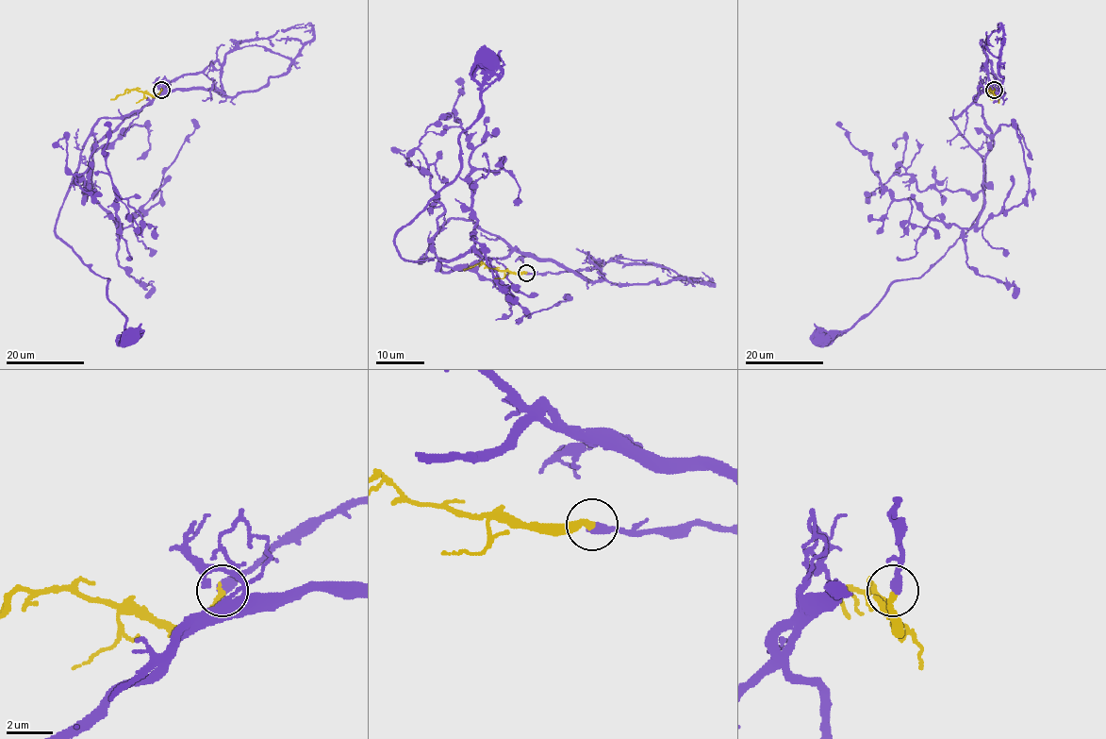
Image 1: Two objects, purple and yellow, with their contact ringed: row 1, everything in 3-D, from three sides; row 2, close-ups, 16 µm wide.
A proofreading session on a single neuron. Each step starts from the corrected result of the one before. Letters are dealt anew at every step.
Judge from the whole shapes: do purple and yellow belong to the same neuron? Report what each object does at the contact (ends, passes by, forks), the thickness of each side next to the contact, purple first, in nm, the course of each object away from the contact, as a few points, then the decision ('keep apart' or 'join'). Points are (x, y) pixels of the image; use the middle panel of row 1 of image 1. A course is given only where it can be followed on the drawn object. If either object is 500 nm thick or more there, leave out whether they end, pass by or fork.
purple ends there; yellow ends there; 440 nm thick on the purple side, 260 nm on the other; purple runs (526, 273), (599, 263), (602, 277), (513, 251), (444, 272), (395, 246), (461, 167), (486, 59); yellow runs (526, 273), (487, 268), (483, 263), (463, 270); join

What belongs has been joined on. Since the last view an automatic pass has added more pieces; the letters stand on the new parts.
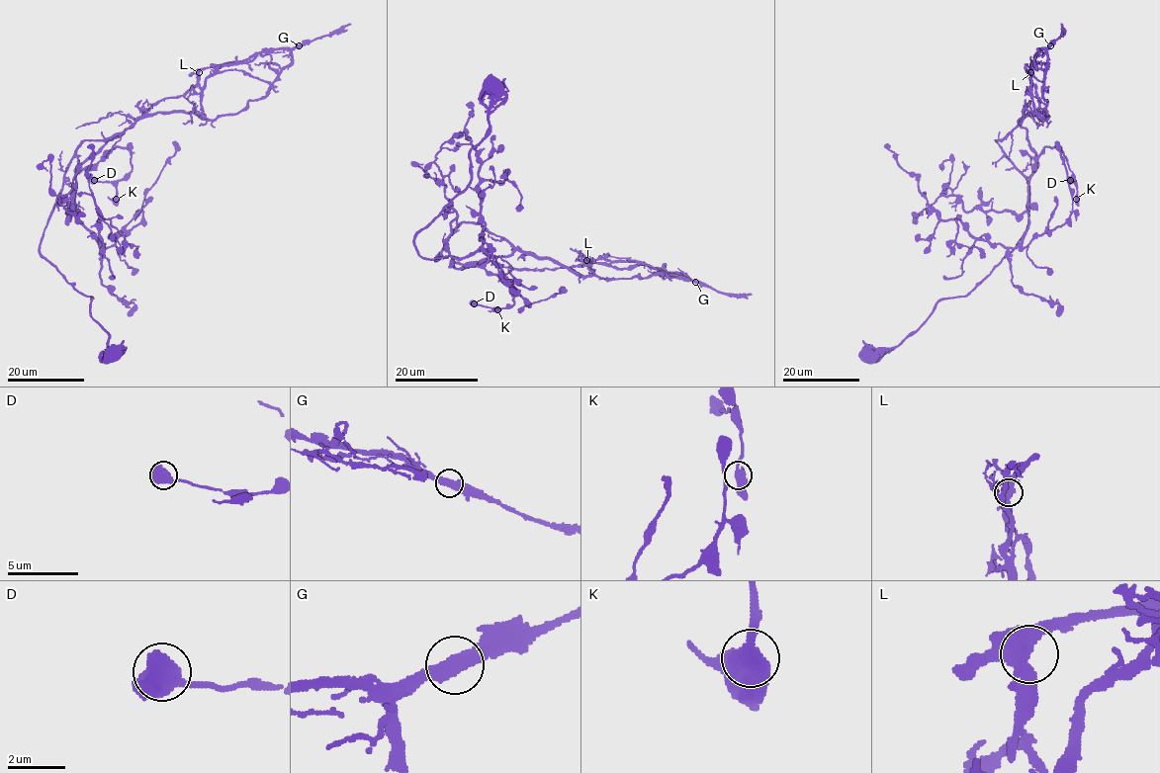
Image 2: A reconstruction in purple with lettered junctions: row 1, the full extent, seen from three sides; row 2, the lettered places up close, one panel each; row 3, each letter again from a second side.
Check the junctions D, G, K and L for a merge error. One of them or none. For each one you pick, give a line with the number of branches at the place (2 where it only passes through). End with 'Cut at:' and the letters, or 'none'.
L: 3 branches meet
Cut at: L

